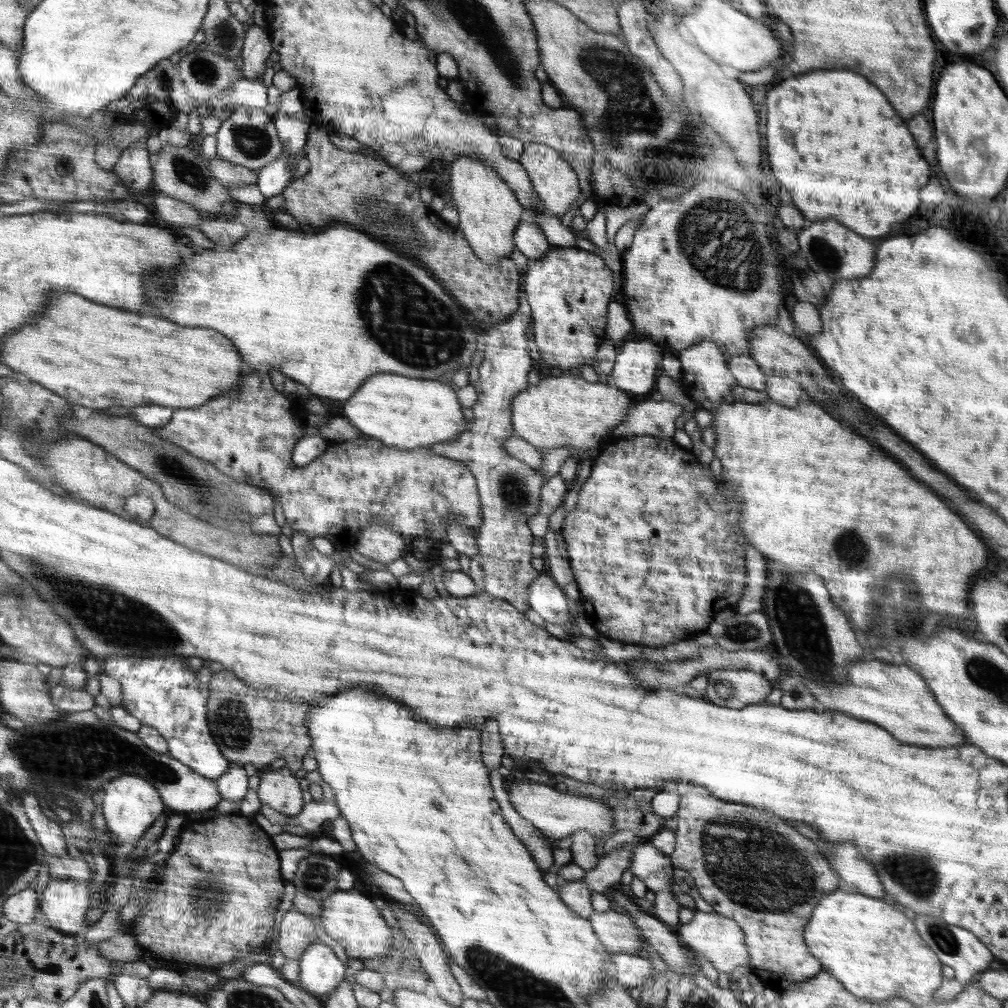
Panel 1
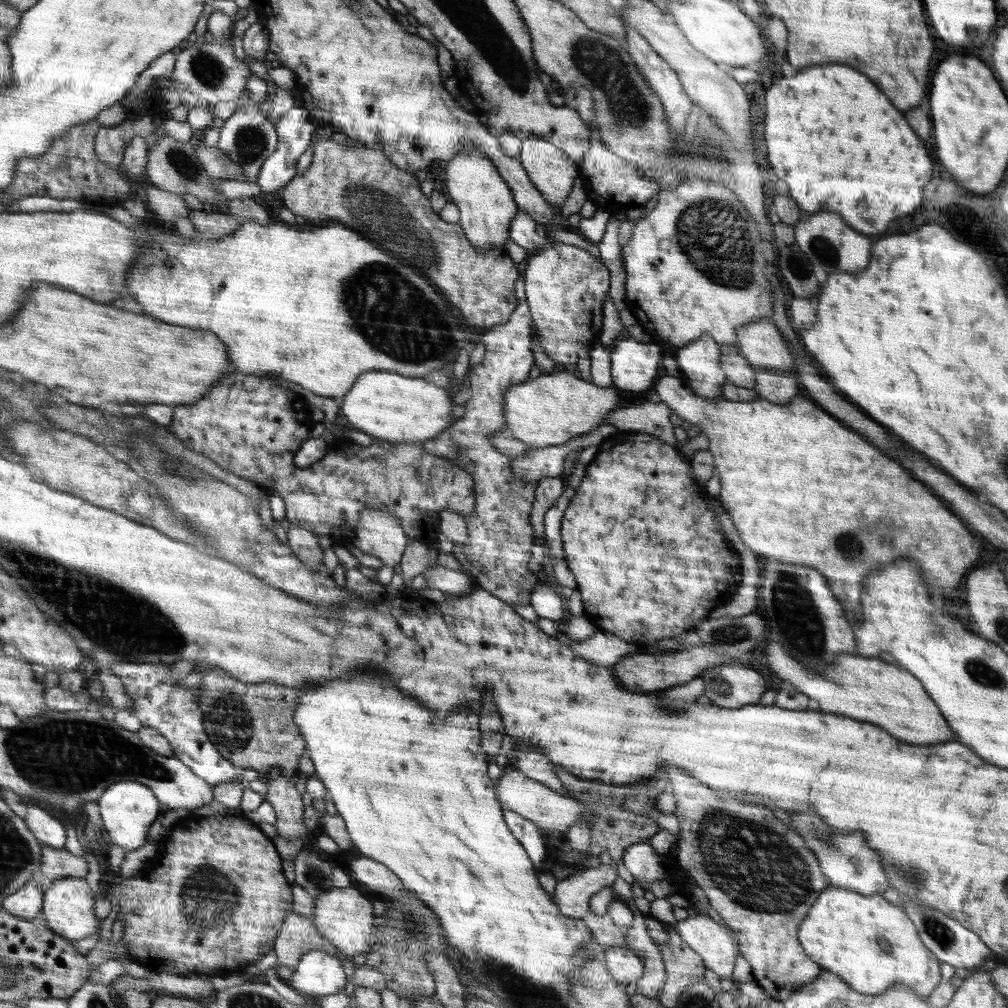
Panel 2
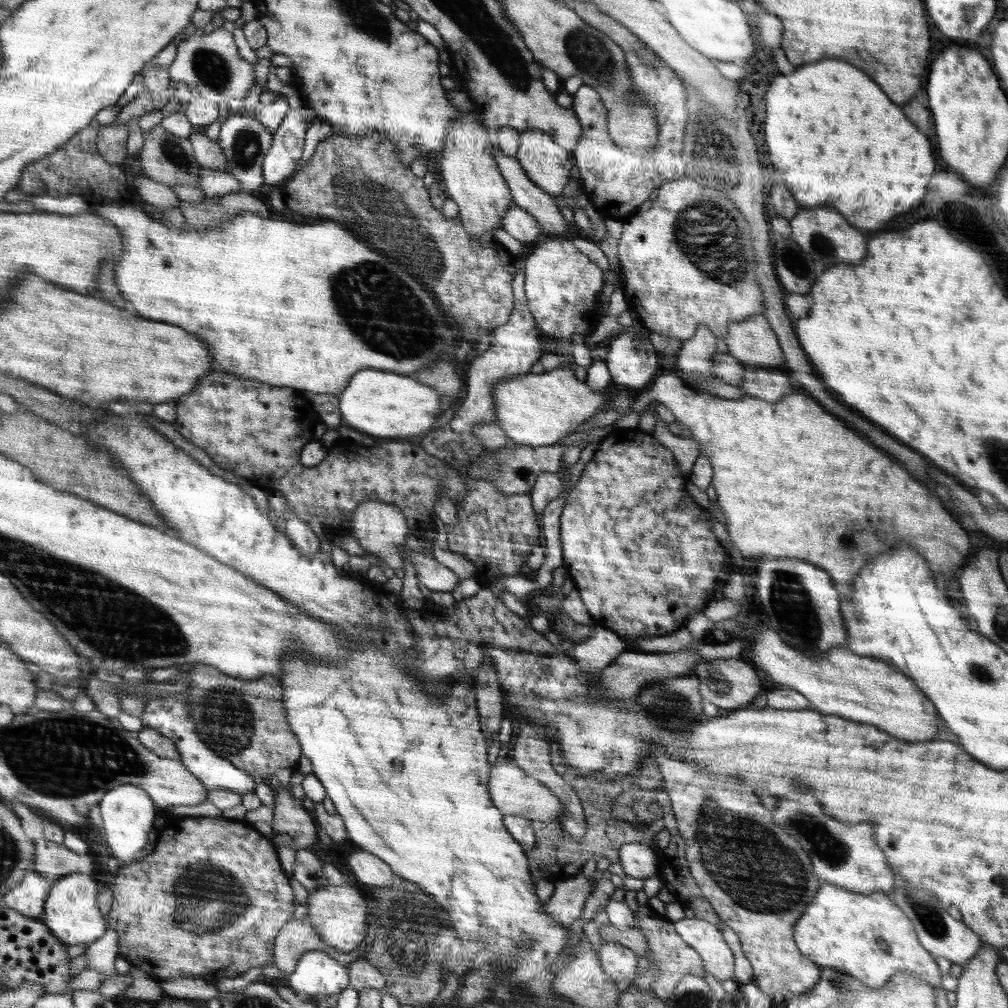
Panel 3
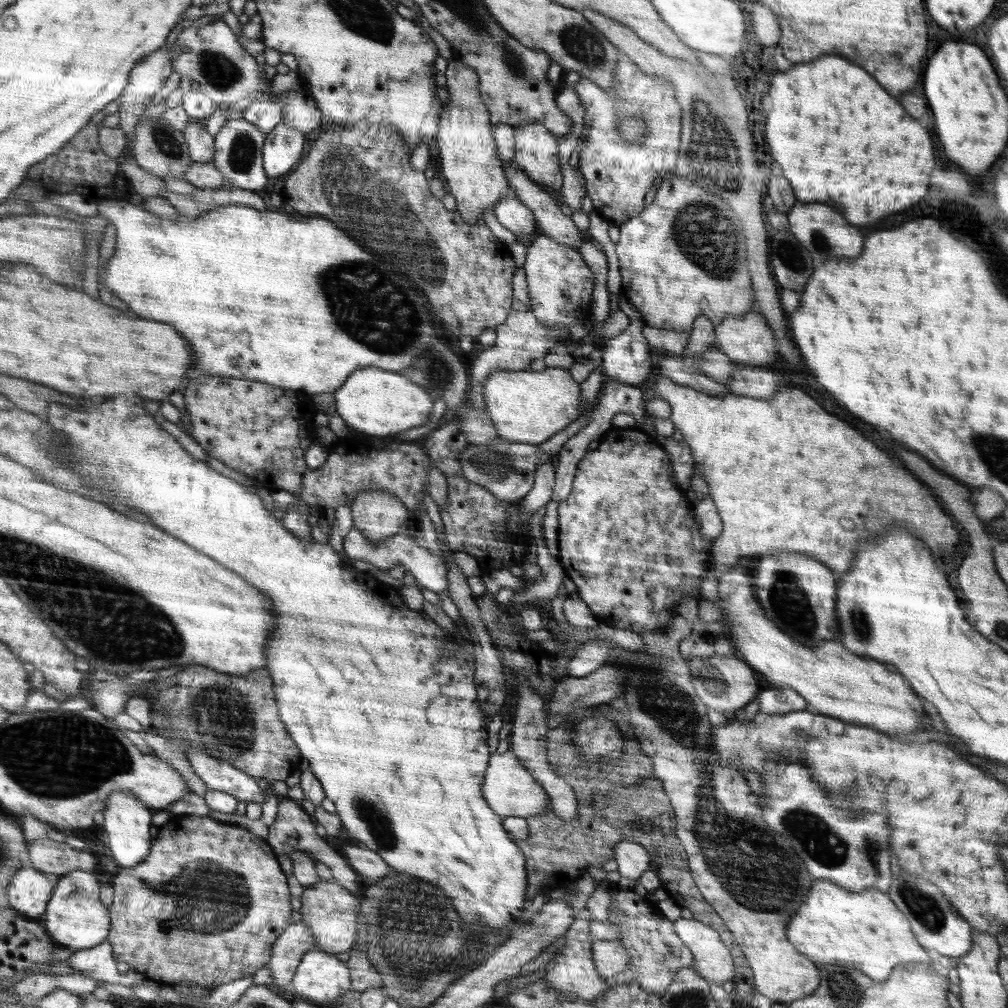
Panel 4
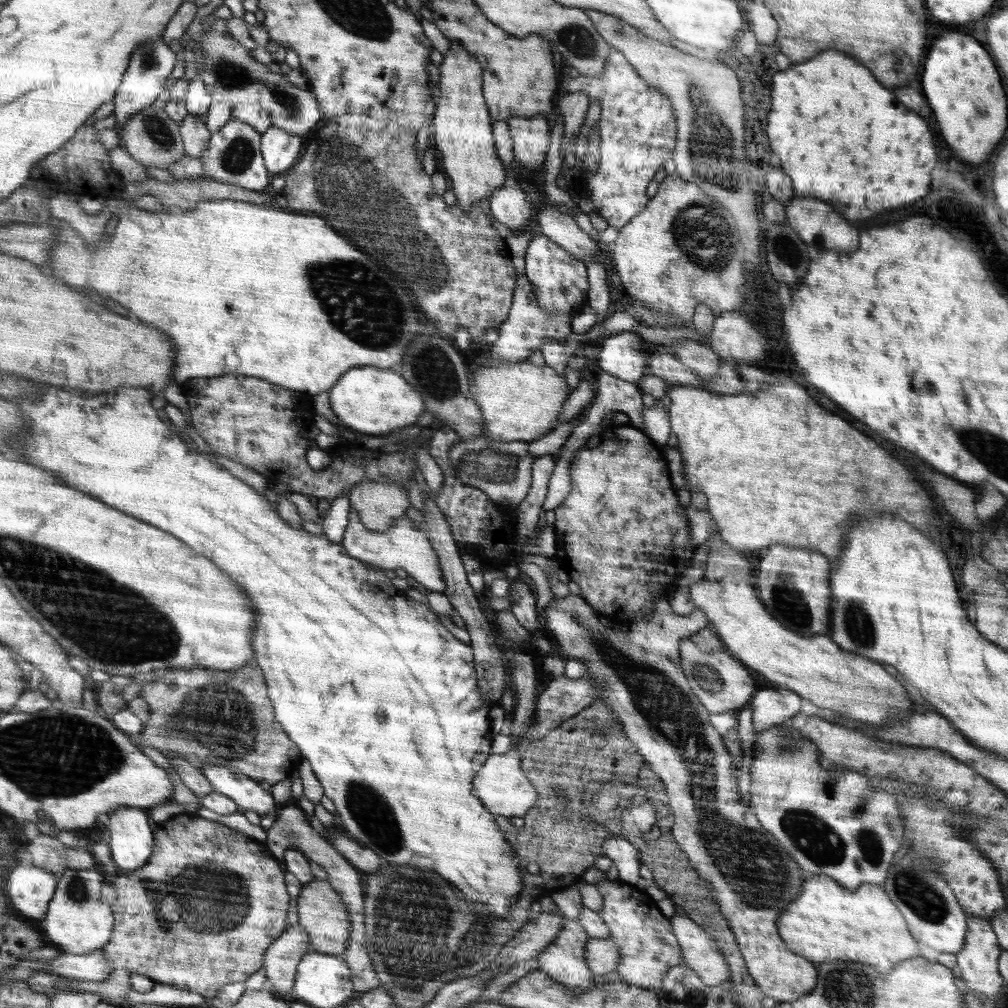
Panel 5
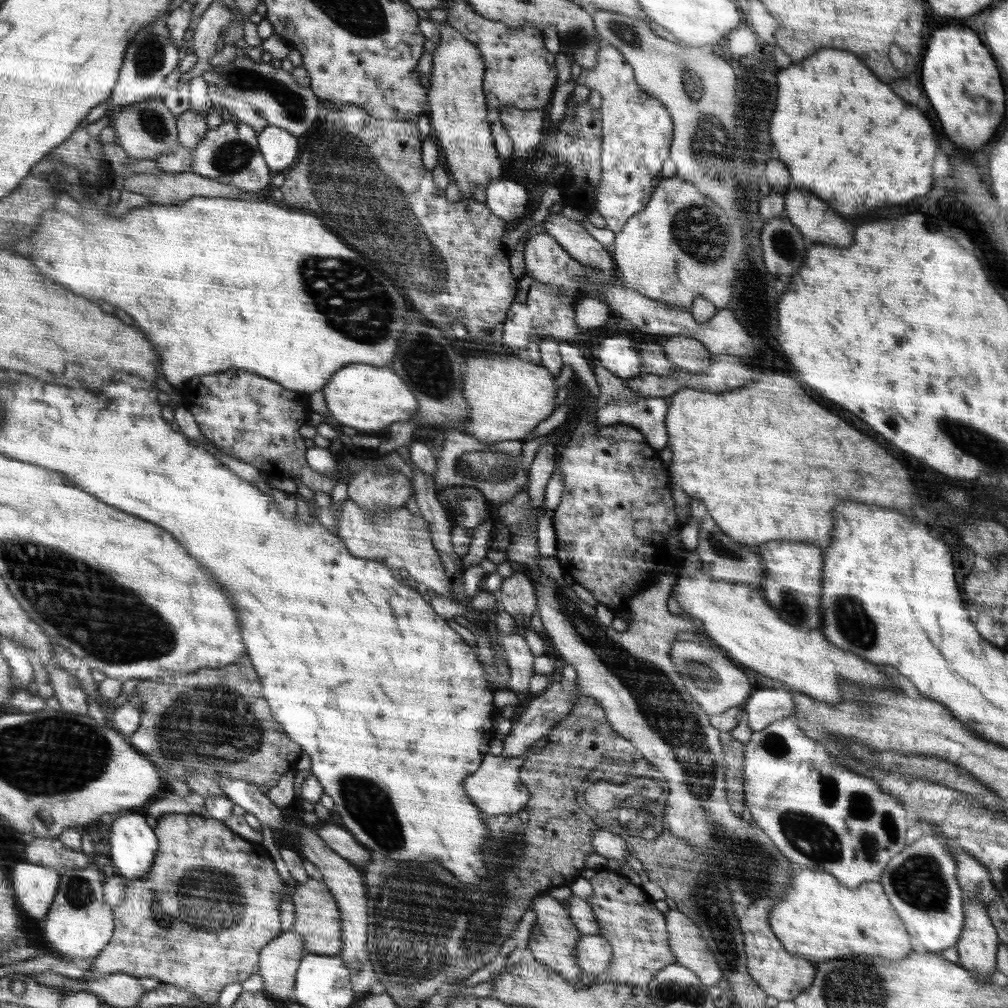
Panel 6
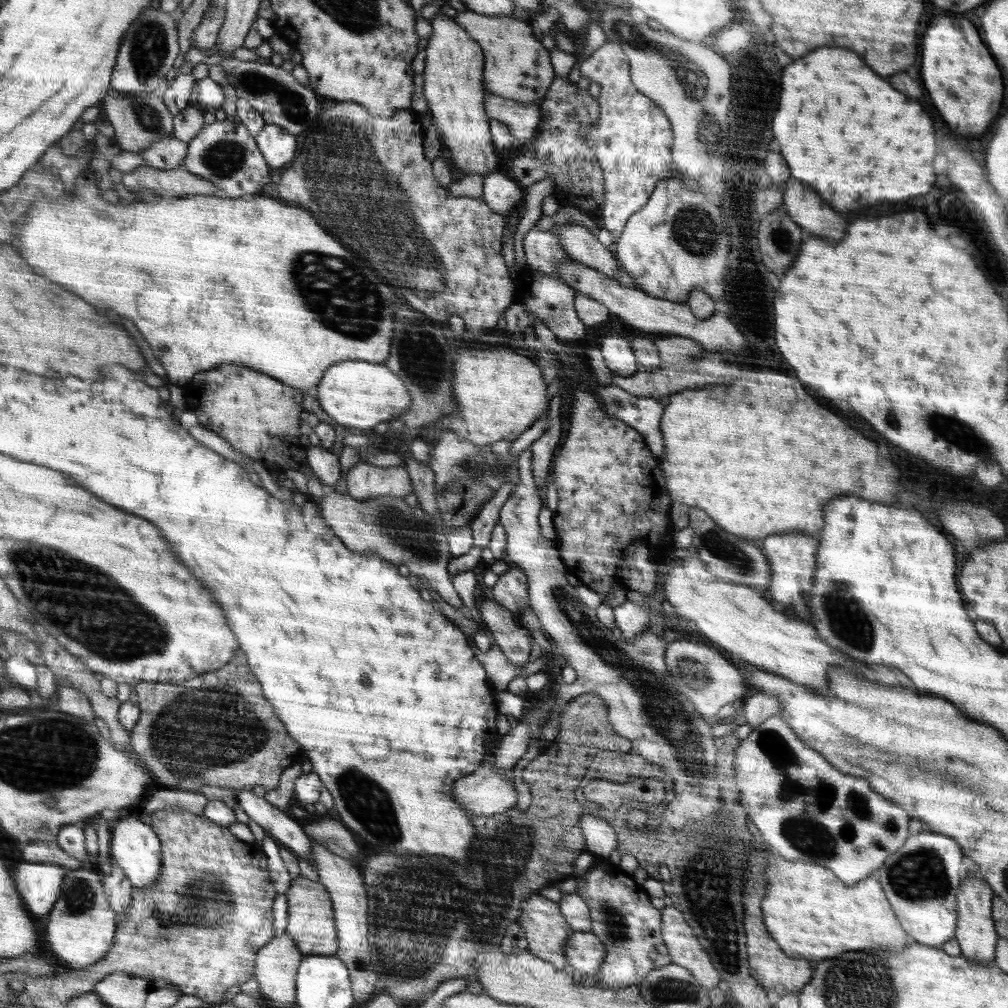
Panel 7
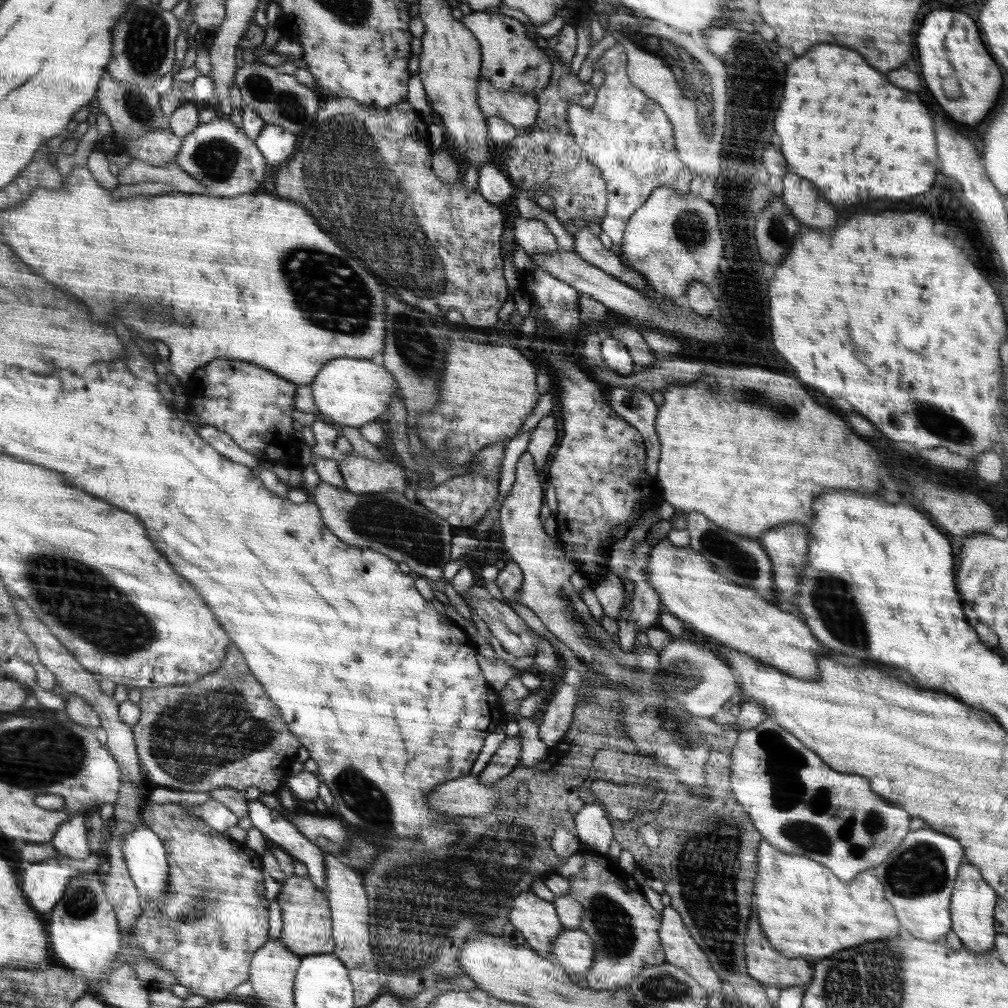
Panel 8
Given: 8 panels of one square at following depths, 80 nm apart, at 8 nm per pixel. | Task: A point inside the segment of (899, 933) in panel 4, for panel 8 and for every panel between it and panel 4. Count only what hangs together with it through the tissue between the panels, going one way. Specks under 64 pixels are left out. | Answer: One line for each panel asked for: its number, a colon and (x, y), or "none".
5: (820, 923)
6: (819, 919)
7: (808, 909)
8: (806, 910)

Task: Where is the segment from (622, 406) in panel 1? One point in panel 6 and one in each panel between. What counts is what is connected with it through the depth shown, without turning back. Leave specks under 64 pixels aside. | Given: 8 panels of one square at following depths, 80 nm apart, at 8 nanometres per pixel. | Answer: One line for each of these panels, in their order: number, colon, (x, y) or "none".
2: (554, 408)
3: (535, 410)
4: (531, 407)
5: (519, 401)
6: (509, 398)

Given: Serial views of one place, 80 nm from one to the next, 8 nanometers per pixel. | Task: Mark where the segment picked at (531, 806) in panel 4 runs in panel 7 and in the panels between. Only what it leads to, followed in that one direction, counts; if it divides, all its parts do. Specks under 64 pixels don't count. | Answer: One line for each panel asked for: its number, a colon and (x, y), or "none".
5: (502, 785)
6: (496, 788)
7: (486, 792)

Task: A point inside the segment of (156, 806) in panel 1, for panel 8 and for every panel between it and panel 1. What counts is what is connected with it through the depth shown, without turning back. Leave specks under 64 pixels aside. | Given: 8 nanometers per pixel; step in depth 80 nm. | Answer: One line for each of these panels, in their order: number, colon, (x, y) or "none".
2: (127, 808)
3: (128, 813)
4: (127, 820)
5: (131, 842)
6: (132, 846)
7: (134, 847)
8: (145, 855)

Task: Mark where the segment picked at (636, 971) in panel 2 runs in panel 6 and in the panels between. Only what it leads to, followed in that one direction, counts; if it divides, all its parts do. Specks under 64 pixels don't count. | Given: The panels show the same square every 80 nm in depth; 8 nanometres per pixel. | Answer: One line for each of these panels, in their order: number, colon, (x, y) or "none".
3: (619, 962)
4: (611, 958)
5: (602, 955)
6: (594, 953)

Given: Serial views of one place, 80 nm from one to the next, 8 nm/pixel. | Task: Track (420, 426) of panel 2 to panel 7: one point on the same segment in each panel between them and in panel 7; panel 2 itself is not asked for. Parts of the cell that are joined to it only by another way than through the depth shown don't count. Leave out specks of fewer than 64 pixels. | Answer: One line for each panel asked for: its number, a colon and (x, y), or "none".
3: (381, 403)
4: (375, 401)
5: (369, 399)
6: (367, 397)
7: (359, 394)

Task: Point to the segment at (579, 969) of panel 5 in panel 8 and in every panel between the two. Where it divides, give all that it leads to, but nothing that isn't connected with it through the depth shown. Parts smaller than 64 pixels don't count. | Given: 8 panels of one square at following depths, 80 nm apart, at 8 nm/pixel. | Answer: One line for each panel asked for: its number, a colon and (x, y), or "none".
6: (554, 938)
7: (546, 928)
8: (536, 919)

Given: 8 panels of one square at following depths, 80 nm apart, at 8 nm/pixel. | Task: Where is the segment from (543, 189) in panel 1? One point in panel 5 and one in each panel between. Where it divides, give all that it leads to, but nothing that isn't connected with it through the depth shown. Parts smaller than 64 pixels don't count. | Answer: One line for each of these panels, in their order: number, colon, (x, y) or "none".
2: (549, 169)
3: (547, 164)
4: (537, 151)
5: (531, 135)

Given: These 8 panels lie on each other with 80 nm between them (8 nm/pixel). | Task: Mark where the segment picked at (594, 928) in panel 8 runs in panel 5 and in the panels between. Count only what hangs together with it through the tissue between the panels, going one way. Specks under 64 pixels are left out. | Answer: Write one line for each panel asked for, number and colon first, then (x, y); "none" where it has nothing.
5: (648, 948)
6: (636, 931)
7: (622, 917)

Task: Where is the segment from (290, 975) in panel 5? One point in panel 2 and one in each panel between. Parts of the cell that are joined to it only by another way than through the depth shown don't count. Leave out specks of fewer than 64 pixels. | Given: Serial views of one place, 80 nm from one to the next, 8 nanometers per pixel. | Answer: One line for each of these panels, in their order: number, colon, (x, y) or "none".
2: (298, 934)
3: (297, 937)
4: (288, 951)

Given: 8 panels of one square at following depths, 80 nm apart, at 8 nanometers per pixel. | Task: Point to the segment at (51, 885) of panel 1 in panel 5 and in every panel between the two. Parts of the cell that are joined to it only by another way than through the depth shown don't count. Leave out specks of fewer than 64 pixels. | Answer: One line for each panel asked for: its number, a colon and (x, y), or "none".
2: (68, 905)
3: (71, 914)
4: (74, 919)
5: (76, 922)

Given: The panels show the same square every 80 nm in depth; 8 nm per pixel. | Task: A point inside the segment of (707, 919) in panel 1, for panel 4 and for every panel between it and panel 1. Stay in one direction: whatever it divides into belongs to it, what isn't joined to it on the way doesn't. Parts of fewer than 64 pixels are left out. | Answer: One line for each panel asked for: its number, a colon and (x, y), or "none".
2: (718, 946)
3: (708, 940)
4: (713, 961)

